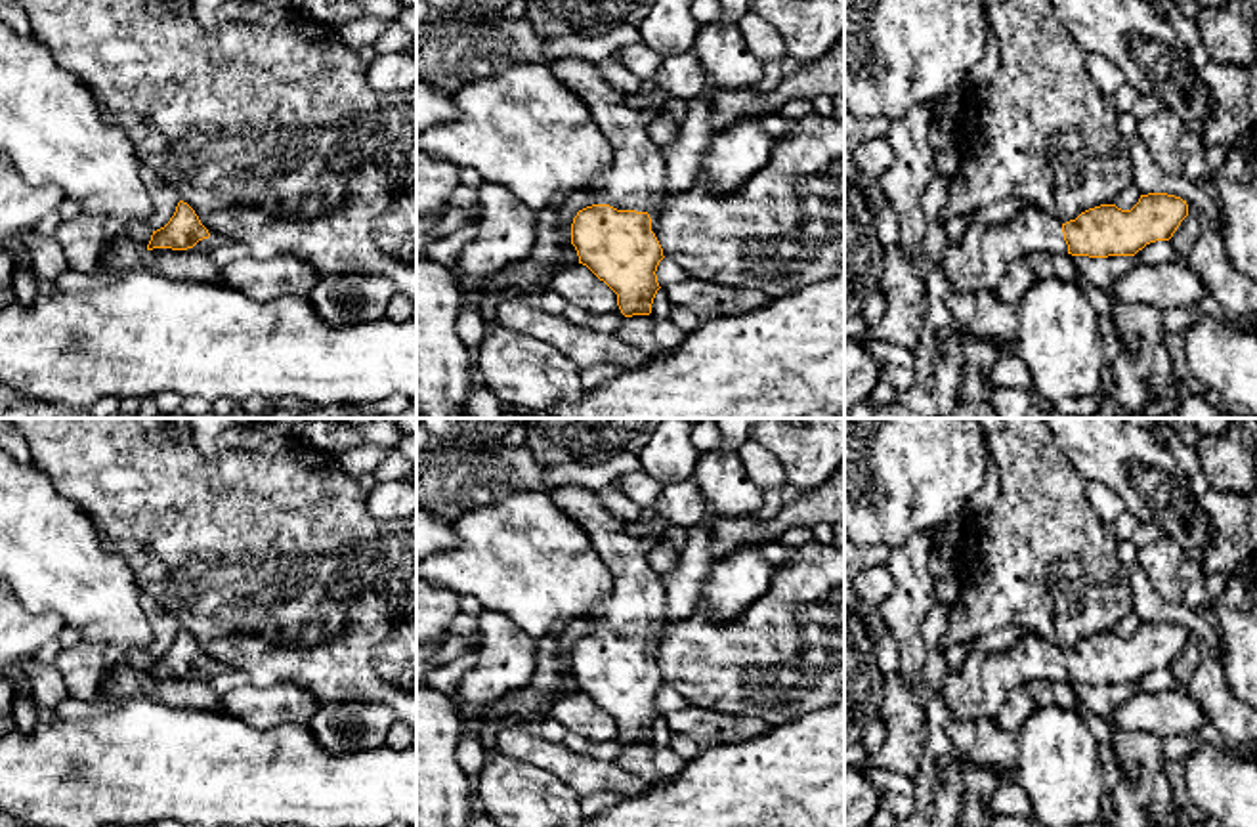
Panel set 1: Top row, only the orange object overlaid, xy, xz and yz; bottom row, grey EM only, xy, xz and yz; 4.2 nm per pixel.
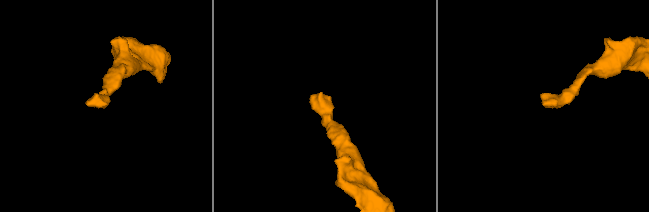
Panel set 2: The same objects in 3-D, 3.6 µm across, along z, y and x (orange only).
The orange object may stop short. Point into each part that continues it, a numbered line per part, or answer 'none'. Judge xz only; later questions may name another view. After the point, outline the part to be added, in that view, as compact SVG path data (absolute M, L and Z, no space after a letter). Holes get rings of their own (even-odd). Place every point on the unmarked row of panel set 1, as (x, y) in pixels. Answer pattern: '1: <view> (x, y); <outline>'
1: xz (635, 608); M562 485L552 489L550 497L590 535L611 571L613 586L592 613L600 621L600 632L653 638L665 617L665 588L661 575L648 562L642 541L628 535L625 520L604 508L590 489Z

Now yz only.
1: yz (982, 682); M1024 636L995 653L970 653L959 668L944 672L942 697L953 710L951 722L993 718L1009 693L1024 684L1066 682L1062 649L1037 636Z

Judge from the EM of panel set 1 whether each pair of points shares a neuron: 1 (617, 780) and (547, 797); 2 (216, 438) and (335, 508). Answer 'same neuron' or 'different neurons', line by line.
1: different neurons
2: different neurons

